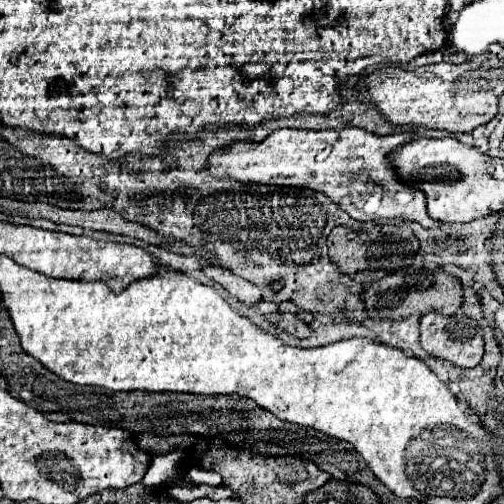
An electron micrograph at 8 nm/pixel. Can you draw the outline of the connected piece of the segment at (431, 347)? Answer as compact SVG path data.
M431 311L421 317L421 347L433 357L447 359L459 367L477 367L483 357L483 329L479 323L465 315L443 315L441 311Z

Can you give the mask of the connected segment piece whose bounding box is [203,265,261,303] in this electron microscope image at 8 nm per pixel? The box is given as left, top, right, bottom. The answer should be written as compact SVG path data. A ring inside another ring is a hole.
M207 265L203 269L203 273L207 277L211 277L213 281L217 281L219 285L223 285L233 297L237 297L239 301L245 301L245 303L257 303L261 299L261 289L257 285L251 285L249 281L245 281L243 277L223 269L223 267L217 267L217 265Z

